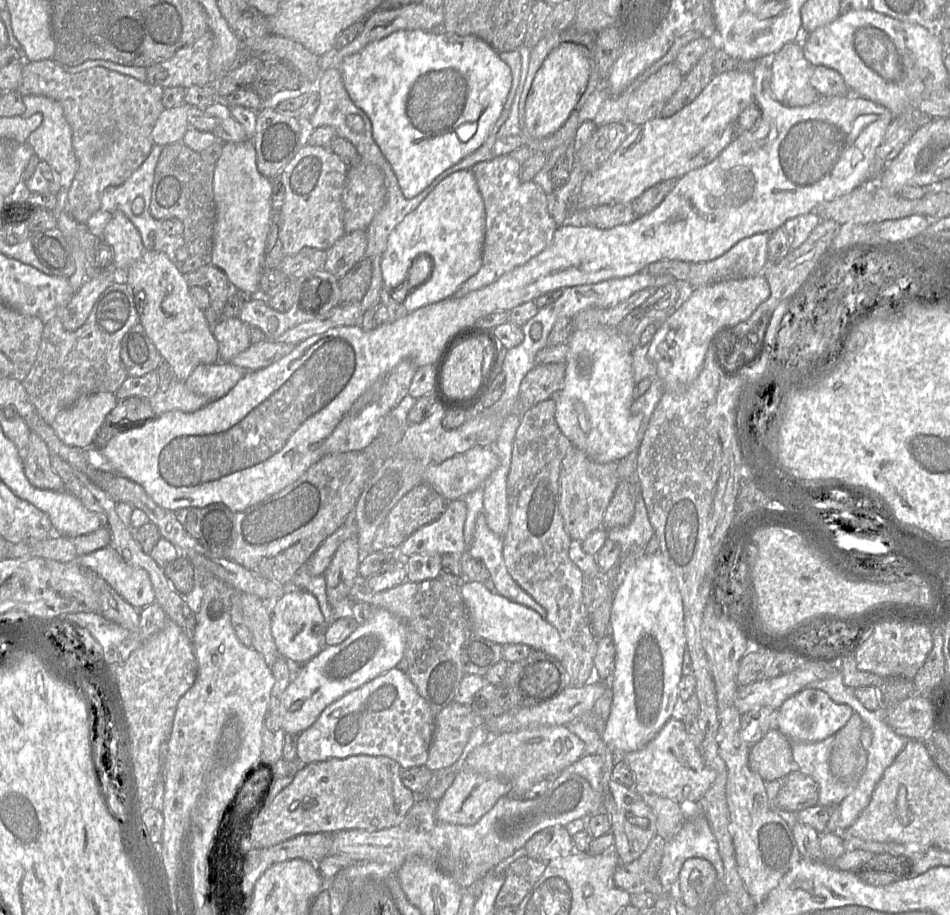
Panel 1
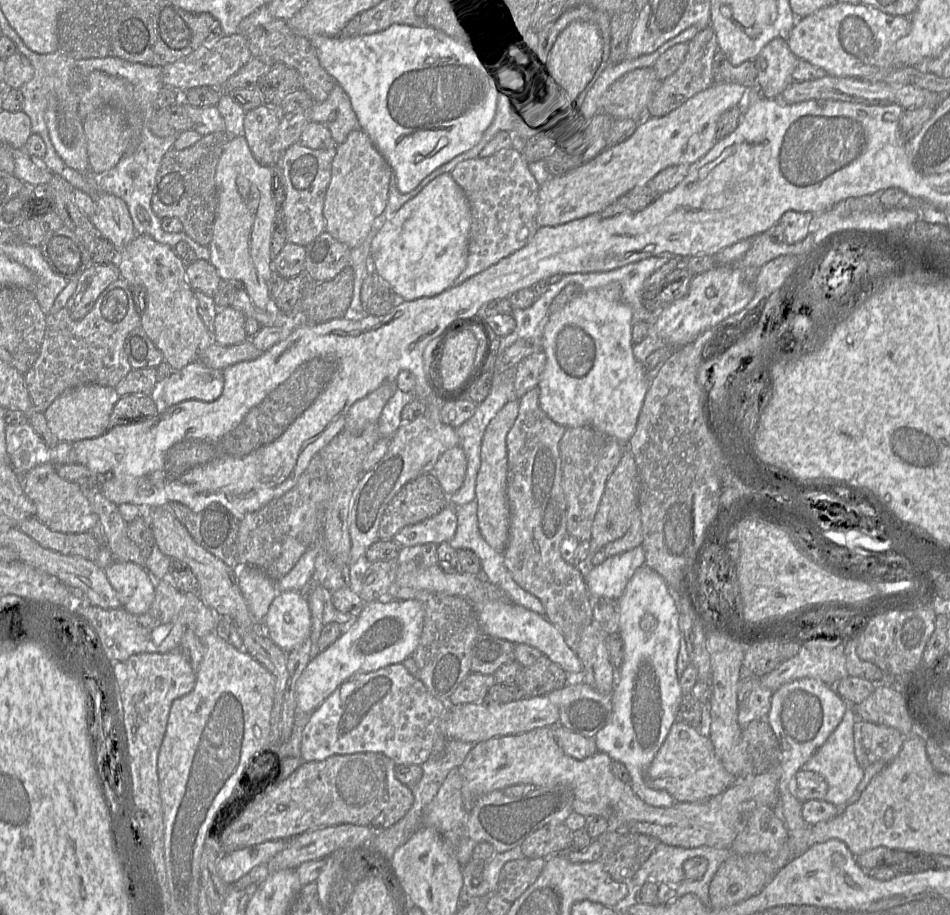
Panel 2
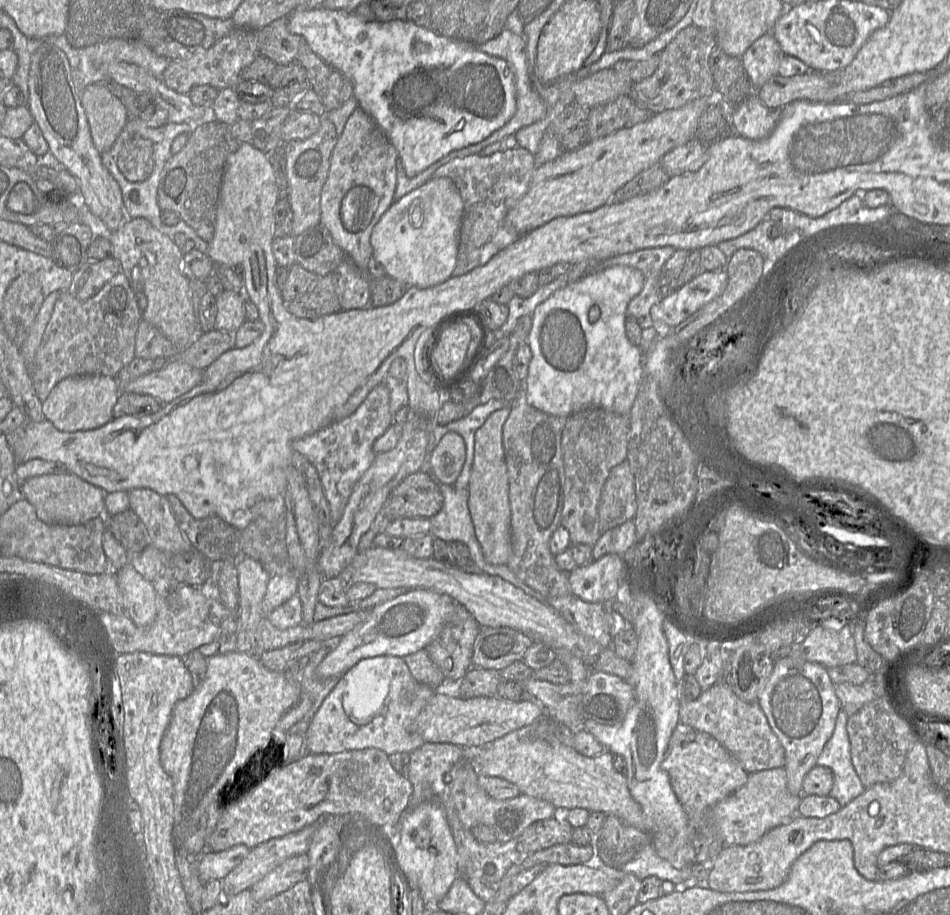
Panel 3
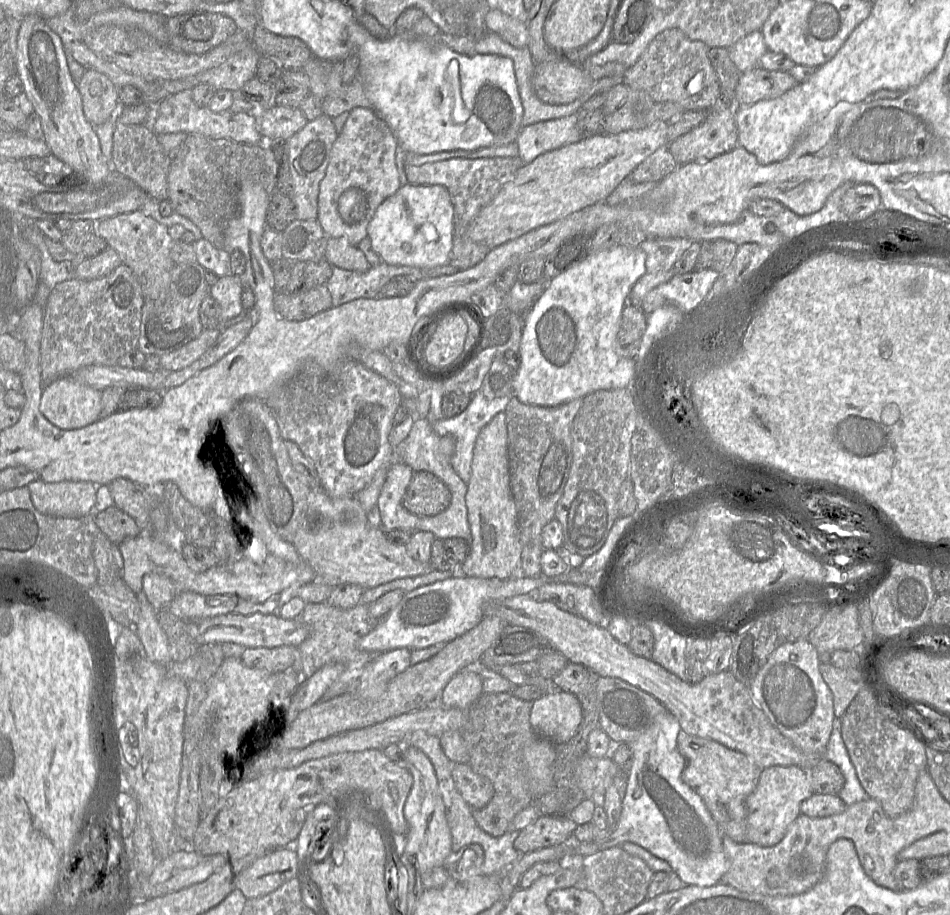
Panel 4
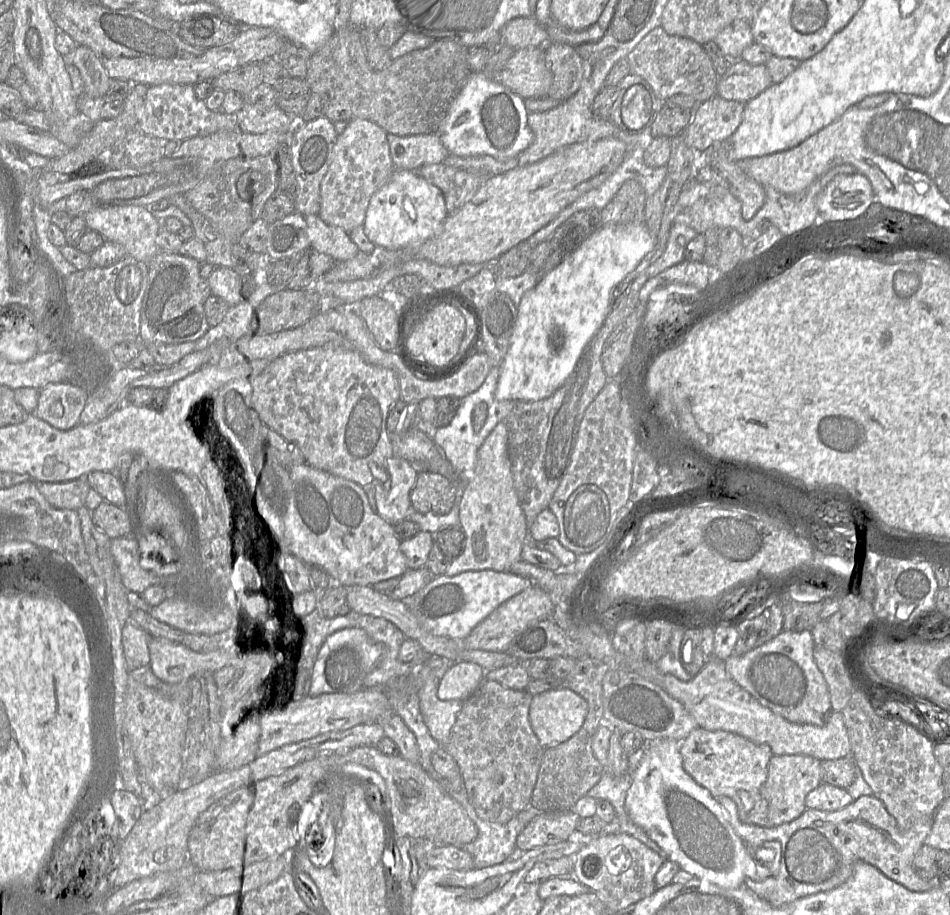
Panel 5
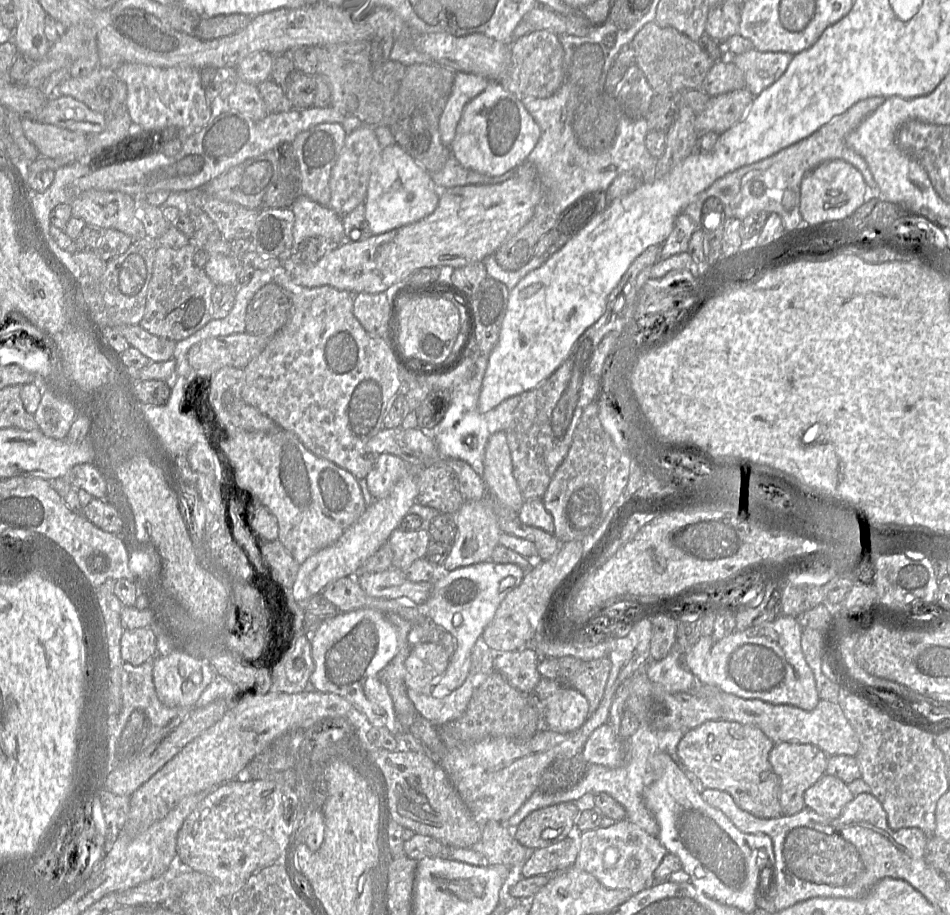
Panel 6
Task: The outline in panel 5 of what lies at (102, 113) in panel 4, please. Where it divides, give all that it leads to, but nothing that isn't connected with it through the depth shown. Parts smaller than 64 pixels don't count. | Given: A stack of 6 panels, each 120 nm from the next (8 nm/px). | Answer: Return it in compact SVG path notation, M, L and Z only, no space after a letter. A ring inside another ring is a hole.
M87 46L77 48L63 56L66 65L75 65L84 82L84 94L91 98L104 97L111 78L96 54Z

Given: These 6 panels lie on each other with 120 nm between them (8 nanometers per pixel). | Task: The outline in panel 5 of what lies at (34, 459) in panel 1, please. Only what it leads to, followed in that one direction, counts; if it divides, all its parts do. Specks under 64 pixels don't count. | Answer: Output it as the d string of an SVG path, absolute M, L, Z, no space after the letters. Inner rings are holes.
M85 477L65 482L35 482L44 498L58 509L77 510L84 506L90 489Z

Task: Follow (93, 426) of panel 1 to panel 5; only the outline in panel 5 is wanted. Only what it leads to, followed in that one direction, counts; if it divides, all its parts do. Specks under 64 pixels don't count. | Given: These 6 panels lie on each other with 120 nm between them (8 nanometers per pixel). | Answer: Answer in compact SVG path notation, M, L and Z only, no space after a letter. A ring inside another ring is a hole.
M73 382L50 383L39 389L34 414L59 430L70 430L79 424L92 386Z

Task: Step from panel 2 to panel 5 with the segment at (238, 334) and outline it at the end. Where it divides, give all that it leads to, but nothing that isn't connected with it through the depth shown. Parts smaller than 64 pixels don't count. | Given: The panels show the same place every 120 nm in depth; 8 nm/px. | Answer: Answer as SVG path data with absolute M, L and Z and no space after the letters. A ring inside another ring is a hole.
M215 267L207 279L212 295L234 306L242 300L242 276L229 267Z

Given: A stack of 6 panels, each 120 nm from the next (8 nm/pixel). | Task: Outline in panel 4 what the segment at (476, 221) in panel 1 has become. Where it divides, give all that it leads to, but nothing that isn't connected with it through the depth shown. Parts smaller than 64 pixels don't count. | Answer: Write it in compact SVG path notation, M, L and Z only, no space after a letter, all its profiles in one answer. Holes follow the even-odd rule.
M408 183L380 204L368 225L367 233L382 262L434 268L450 263L454 243L453 215L451 197L444 186Z

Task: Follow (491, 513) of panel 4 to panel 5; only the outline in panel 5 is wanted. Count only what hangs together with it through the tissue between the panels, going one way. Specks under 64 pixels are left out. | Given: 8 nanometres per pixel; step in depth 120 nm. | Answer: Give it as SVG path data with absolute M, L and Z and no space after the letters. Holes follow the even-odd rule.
M504 421L496 425L477 452L475 476L472 481L464 482L459 520L465 534L465 547L446 569L446 576L479 570L509 572L515 562L522 560L523 545L528 543L528 525L514 488Z

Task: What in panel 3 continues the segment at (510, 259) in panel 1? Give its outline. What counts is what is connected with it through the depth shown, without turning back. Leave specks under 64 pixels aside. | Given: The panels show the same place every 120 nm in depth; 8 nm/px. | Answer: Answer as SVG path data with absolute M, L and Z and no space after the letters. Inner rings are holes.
M515 147L489 156L470 155L457 158L434 172L433 178L452 179L464 203L457 262L452 276L464 275L484 265L521 236L508 224L507 214L528 191L536 167L535 155L525 148Z

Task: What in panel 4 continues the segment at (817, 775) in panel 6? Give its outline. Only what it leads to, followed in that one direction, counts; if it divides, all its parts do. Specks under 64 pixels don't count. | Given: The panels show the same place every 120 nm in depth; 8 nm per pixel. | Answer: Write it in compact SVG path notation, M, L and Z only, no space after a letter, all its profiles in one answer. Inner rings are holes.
M771 766L762 770L754 791L747 797L745 842L762 847L776 845L800 813L801 802L813 795L808 769L801 766Z

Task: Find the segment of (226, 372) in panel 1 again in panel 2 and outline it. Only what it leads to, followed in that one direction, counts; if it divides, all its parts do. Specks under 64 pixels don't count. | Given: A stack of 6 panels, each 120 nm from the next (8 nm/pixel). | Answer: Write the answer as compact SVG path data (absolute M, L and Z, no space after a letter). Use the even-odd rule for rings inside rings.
M194 361L180 370L172 371L165 381L160 382L158 400L163 406L172 406L185 400L212 402L220 397L223 387L222 370Z

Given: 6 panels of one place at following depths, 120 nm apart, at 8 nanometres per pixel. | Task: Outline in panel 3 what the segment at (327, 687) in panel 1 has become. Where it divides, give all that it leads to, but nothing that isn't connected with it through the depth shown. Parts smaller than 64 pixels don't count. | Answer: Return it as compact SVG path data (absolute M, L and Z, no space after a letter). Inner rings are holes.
M413 589L375 606L367 620L343 635L339 644L320 662L316 669L317 677L328 679L342 676L365 658L382 655L405 657L424 649L440 633L456 603L446 594Z

